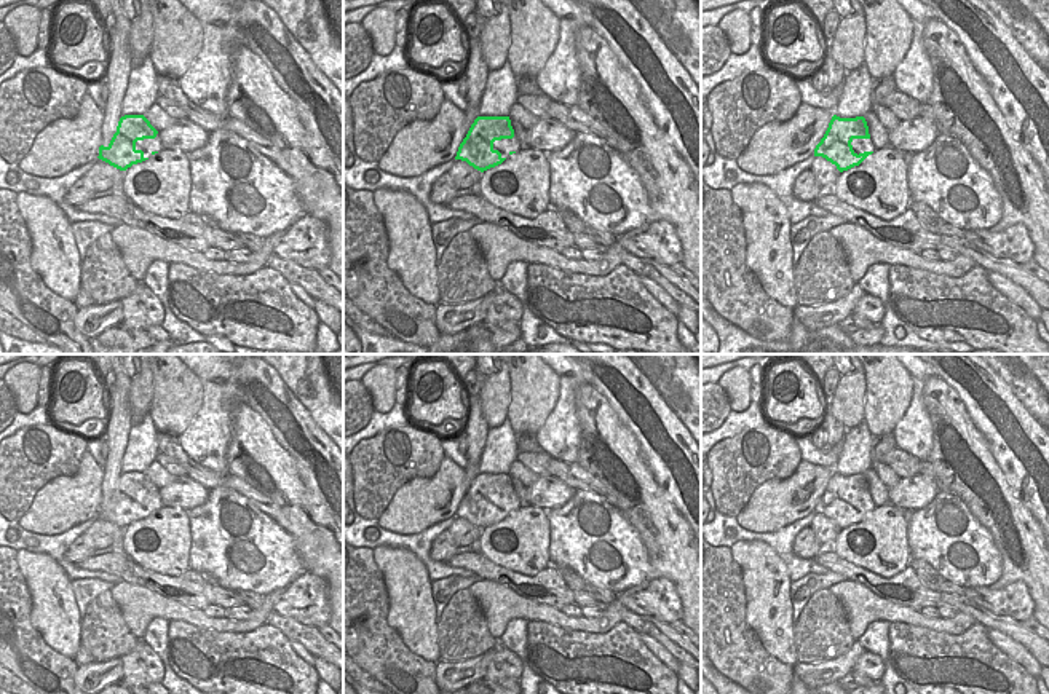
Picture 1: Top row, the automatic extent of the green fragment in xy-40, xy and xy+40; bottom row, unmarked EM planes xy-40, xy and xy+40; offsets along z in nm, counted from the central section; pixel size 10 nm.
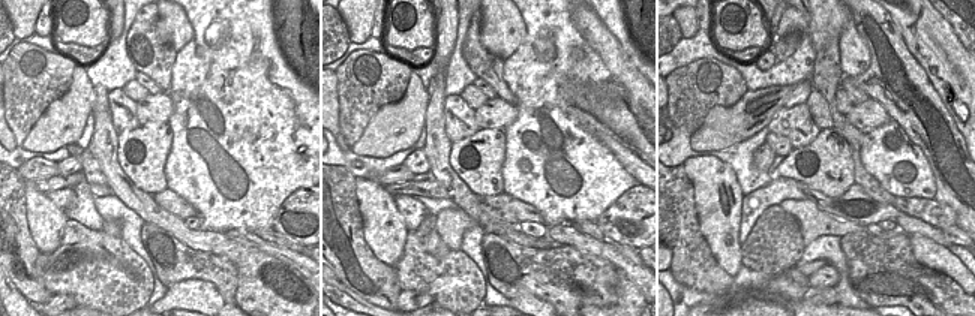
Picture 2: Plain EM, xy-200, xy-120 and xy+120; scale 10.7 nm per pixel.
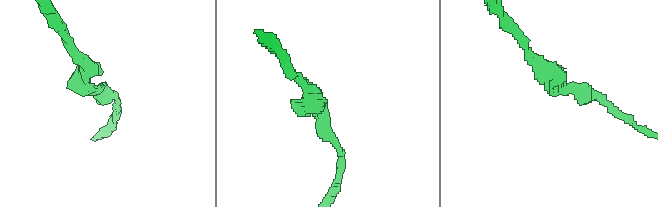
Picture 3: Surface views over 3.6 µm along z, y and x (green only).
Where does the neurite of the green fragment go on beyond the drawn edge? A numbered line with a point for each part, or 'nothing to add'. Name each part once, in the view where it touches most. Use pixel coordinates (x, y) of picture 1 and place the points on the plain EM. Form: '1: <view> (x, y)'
nothing to add

